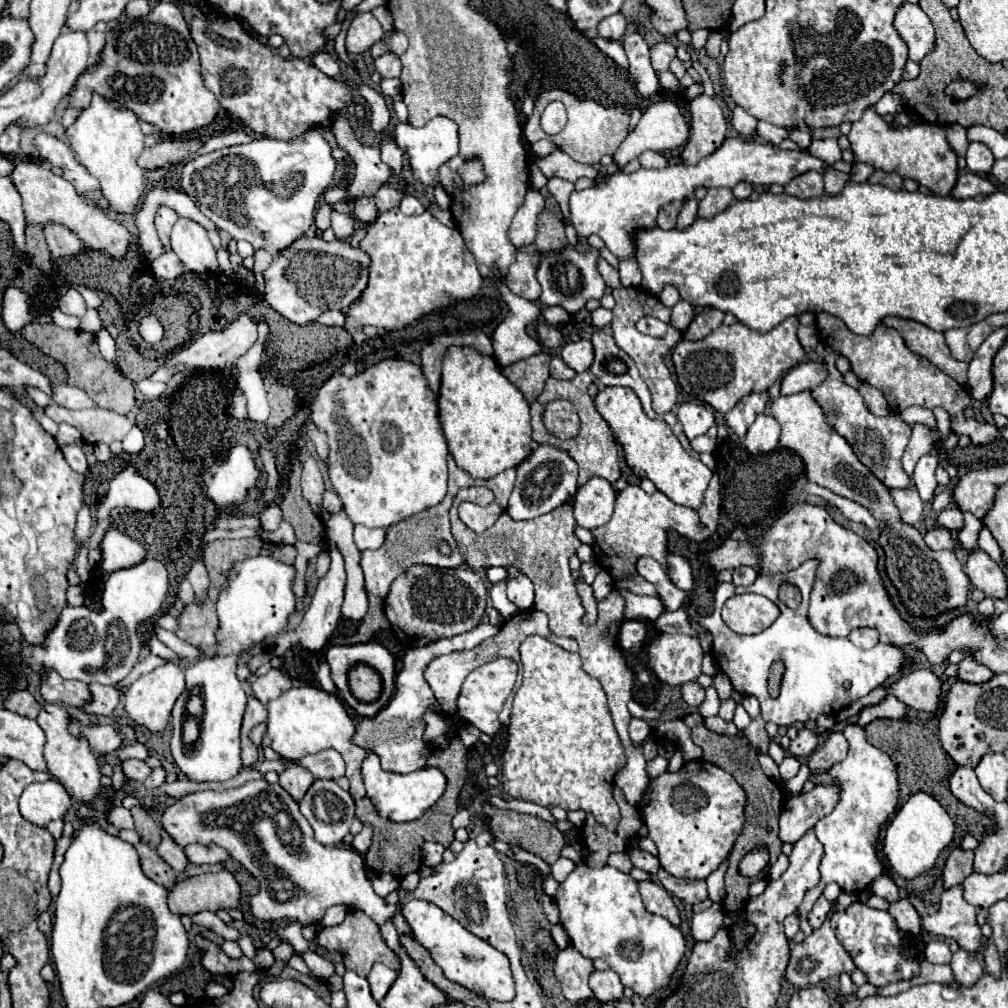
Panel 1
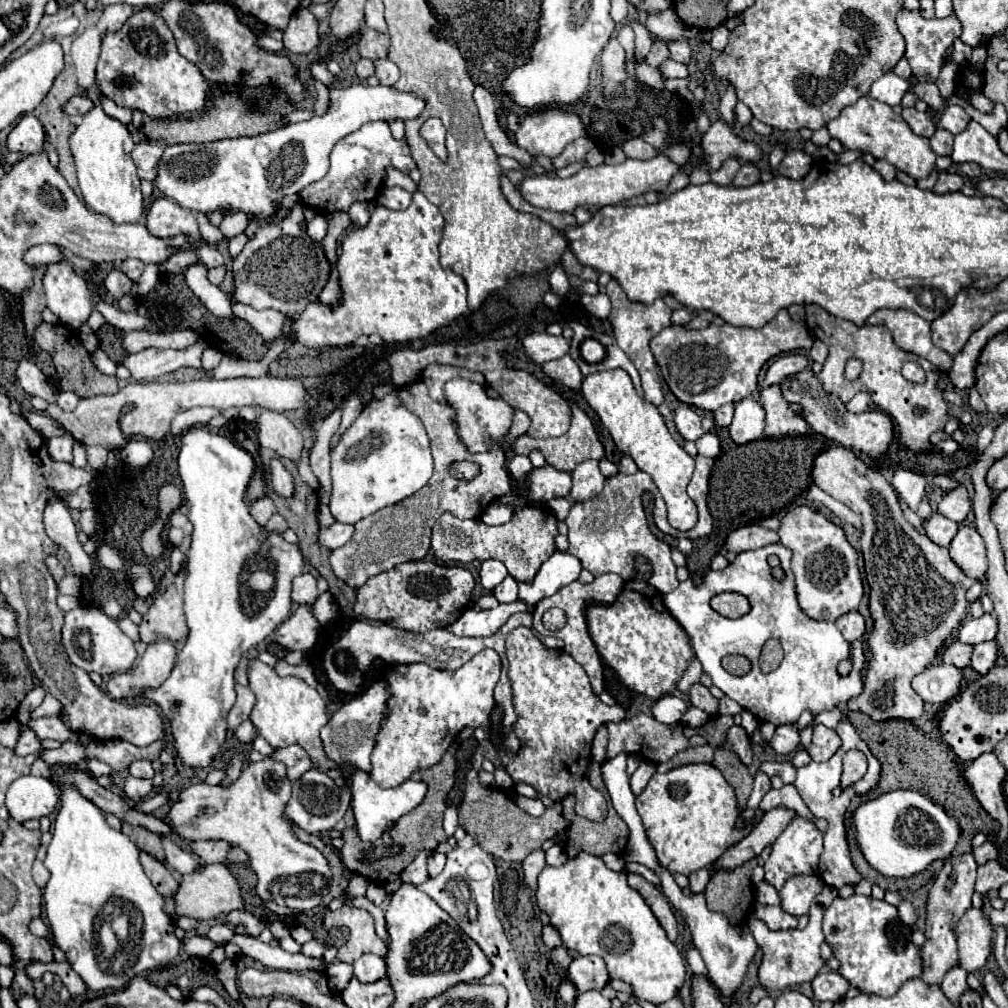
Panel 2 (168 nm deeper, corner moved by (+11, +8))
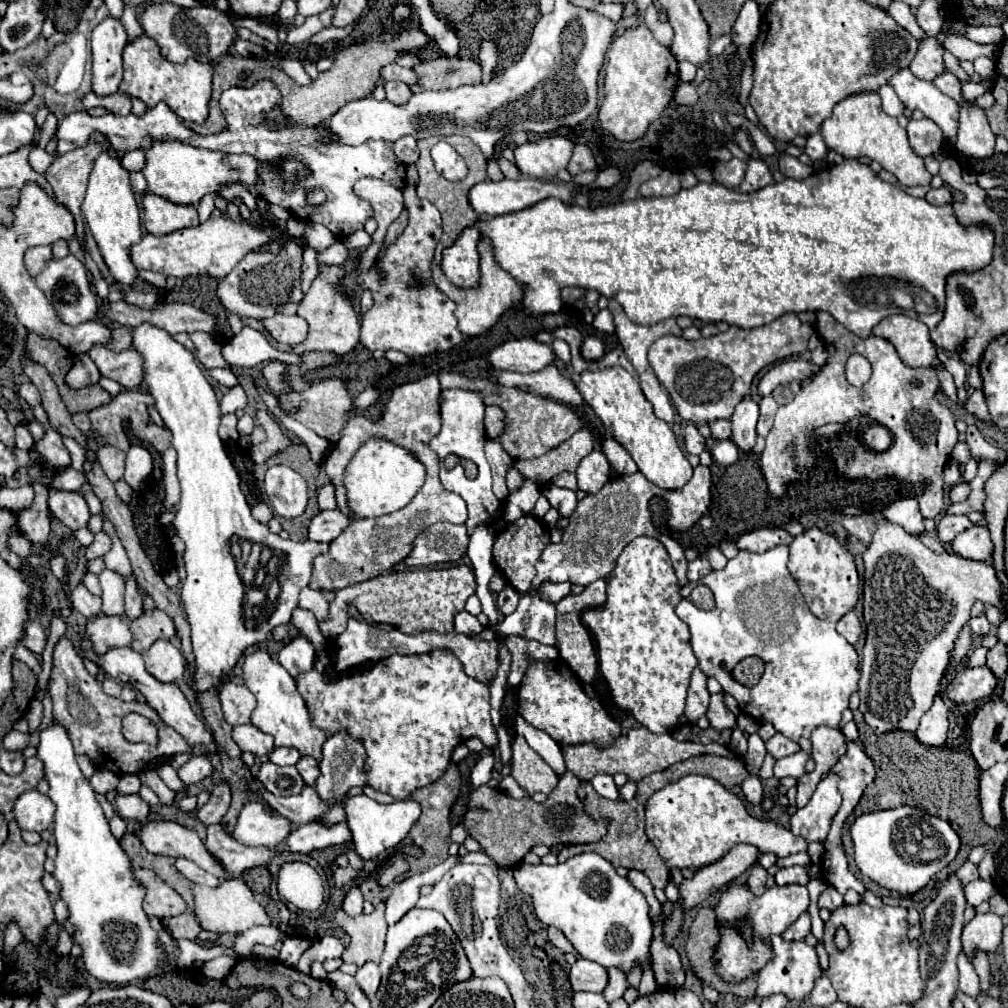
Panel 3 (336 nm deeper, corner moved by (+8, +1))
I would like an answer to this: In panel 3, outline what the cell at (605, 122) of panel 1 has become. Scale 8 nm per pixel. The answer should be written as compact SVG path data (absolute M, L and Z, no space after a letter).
M548 136L540 142L528 142L514 150L516 166L522 176L552 180L558 170L566 168L574 144L564 136Z

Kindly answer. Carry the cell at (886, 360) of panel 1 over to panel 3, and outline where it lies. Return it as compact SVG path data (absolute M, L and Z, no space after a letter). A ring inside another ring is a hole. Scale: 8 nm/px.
M818 312L816 314L816 330L828 350L828 362L822 366L822 370L810 380L810 384L802 386L800 394L786 406L780 406L774 418L774 426L770 430L770 434L766 436L766 448L762 452L760 464L762 464L762 474L766 478L768 490L774 498L782 498L786 496L786 490L790 484L800 482L800 476L796 474L796 464L804 464L808 468L814 468L816 458L820 458L822 454L828 454L836 466L838 476L846 478L846 480L868 480L868 482L878 482L882 478L892 478L898 484L912 484L912 482L926 482L926 490L922 492L922 496L918 498L920 504L920 512L924 518L936 518L942 512L942 498L944 498L944 490L942 490L942 472L944 466L950 462L950 454L954 444L958 442L958 430L954 426L954 416L952 412L942 406L936 398L934 392L938 390L938 378L936 372L932 368L908 368L900 358L896 348L884 340L884 338L876 338L876 336L868 336L866 340L858 338L856 334L848 332L840 322L836 322L828 312ZM850 354L862 354L864 358L868 358L868 362L872 364L872 376L870 382L866 382L862 388L856 388L852 384L848 384L846 374L844 374L844 364L848 360ZM866 414L870 420L874 420L876 424L884 426L890 434L892 434L892 446L880 454L872 454L868 450L860 450L858 442L854 440L854 434L844 434L844 436L814 436L814 430L820 426L826 426L830 422L840 422L840 424L848 424L852 418ZM796 442L796 450L794 454L790 454L788 444Z

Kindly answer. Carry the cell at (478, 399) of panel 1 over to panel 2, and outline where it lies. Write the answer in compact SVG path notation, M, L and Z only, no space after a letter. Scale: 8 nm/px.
M453 377L451 381L447 381L443 391L445 391L445 397L447 397L449 405L455 411L457 437L469 453L487 453L487 451L491 451L493 445L499 445L503 453L513 451L513 457L511 457L507 467L515 477L521 477L521 475L525 475L533 469L529 457L517 455L513 443L507 445L507 435L509 435L509 429L513 425L513 413L515 413L515 409L509 403L505 403L501 397L489 397L489 393L487 393L489 387L487 385L481 385L481 383L463 379L463 377Z

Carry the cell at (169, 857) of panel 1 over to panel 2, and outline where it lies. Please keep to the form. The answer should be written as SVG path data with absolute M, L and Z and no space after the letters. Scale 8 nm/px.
M163 837L163 851L165 851L165 863L169 869L185 875L185 873L193 873L199 863L191 853L185 853L183 849L179 849L169 837Z

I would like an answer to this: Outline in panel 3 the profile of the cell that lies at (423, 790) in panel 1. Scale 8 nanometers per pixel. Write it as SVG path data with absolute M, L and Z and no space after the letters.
M366 794L360 796L350 796L344 802L344 810L346 810L346 822L348 828L352 832L352 842L354 842L354 850L362 860L372 860L376 858L380 852L394 848L398 842L402 842L406 838L406 834L410 832L412 824L418 820L420 816L420 804L414 800L400 800L396 804L384 806L378 804L376 800L368 798Z

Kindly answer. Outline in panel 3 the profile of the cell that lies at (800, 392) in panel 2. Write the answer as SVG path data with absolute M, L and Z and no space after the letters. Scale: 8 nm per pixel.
M880 424L870 426L870 428L862 434L862 438L864 438L864 444L866 444L868 448L878 450L878 452L888 450L888 446L892 444L892 438L890 438L888 430L886 430L884 426L880 426Z

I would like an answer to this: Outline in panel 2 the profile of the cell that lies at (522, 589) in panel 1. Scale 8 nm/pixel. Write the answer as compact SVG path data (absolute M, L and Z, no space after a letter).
M507 575L495 589L493 589L493 595L497 597L499 603L513 603L517 601L517 581Z

